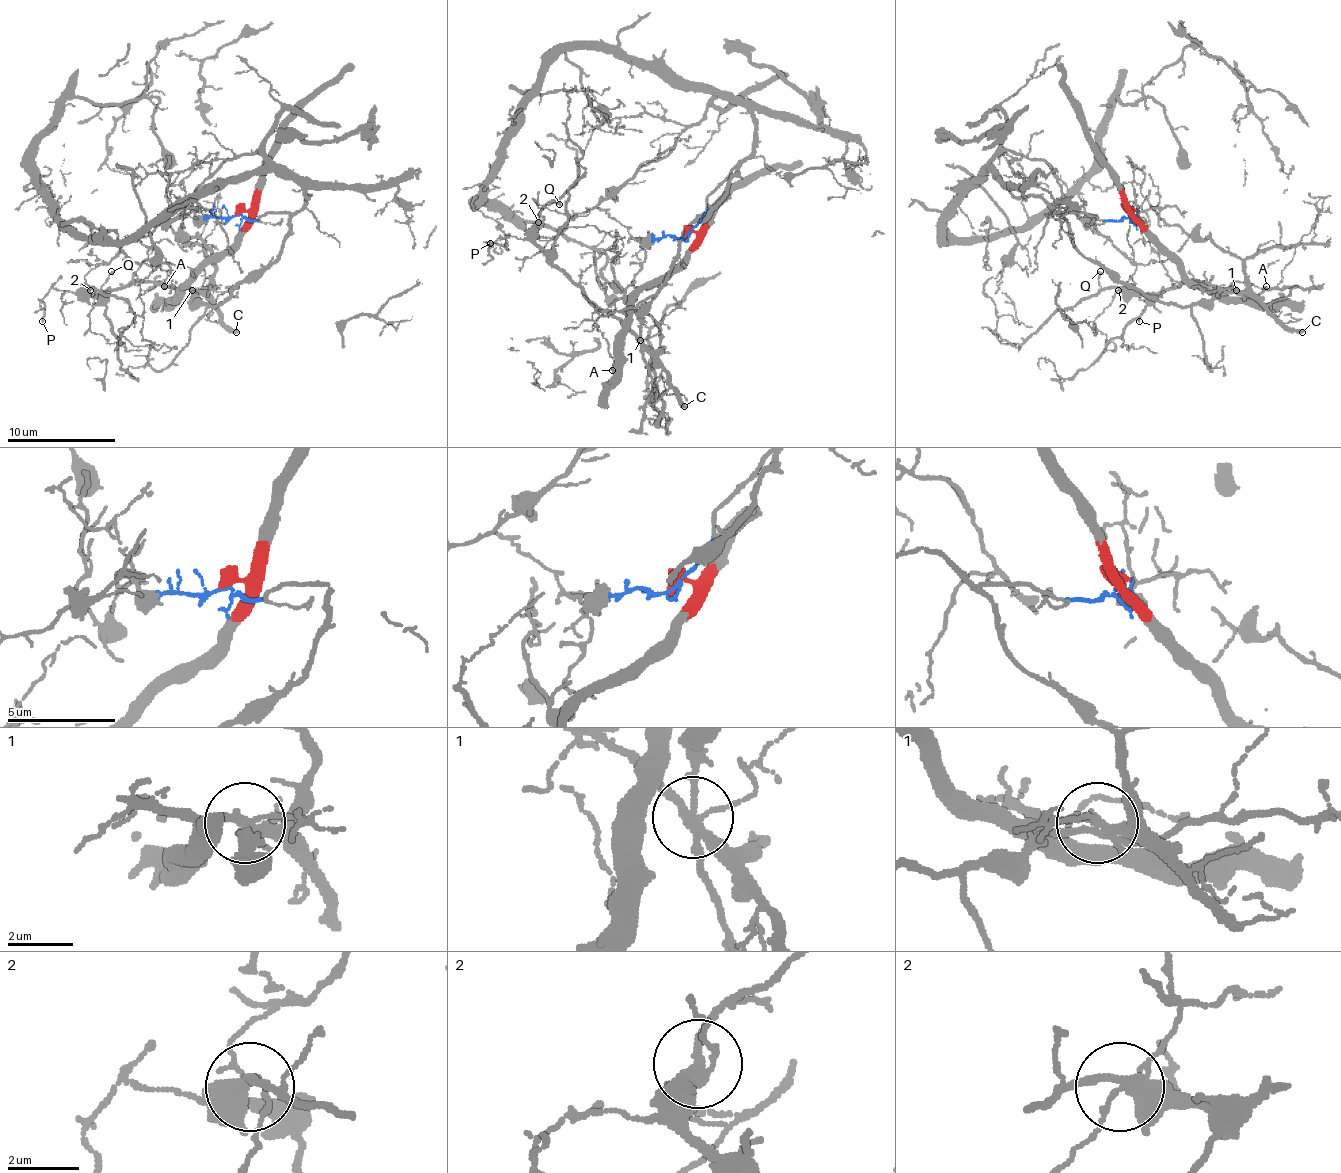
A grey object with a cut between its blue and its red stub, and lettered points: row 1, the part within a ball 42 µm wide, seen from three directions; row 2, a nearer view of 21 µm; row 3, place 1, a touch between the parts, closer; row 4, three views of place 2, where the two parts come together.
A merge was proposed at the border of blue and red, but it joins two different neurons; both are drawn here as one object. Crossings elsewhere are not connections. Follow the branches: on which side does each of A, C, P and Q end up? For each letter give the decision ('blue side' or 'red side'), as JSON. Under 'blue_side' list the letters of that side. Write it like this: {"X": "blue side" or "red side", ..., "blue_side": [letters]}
{"A": "red side", "C": "red side", "P": "red side", "Q": "red side", "blue_side": []}

